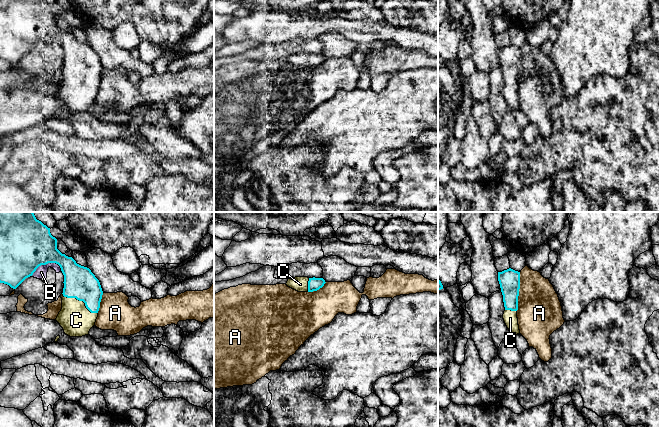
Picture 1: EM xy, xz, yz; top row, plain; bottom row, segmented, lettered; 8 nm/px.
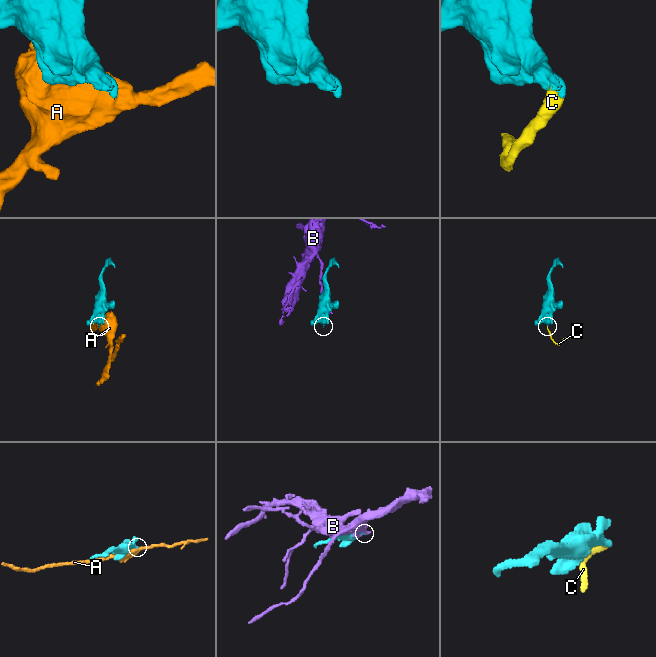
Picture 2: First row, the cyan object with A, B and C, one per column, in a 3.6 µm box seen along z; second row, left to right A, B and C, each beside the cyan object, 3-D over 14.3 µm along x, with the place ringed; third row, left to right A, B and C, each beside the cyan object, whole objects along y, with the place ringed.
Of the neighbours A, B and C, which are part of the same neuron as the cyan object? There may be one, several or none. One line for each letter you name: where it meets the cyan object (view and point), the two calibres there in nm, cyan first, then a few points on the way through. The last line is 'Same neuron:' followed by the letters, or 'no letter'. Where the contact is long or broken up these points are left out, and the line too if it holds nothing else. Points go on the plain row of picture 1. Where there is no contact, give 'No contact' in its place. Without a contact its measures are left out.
C: Touches cyan at xy (79, 76). Thickness 260 nm (cyan) against 260 nm. Path across: xy (79, 58), (79, 76), (79, 89), (76, 96)
Same neuron: C

